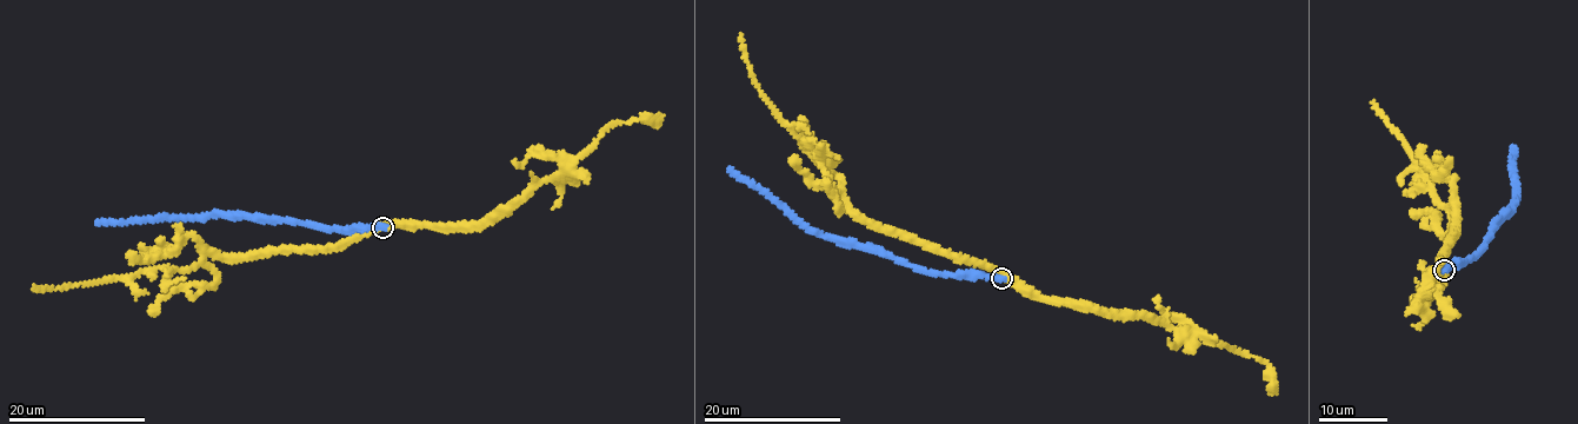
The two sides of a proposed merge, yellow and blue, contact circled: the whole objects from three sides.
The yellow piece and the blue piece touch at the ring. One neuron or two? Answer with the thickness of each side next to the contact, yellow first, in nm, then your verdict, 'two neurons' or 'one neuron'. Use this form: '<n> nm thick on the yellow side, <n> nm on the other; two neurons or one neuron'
550 nm thick on the yellow side, 480 nm on the other; two neurons

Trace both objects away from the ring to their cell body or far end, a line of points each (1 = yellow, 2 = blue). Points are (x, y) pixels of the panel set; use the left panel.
1: (384, 226), (332, 245), (206, 253), (194, 266), (161, 266), (54, 290), (32, 287)
2: (384, 226), (320, 229), (222, 212), (106, 219), (95, 224)

